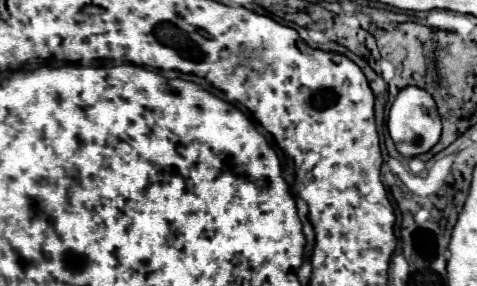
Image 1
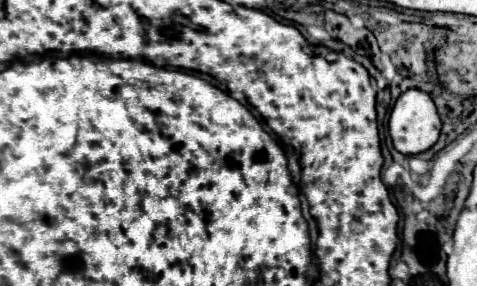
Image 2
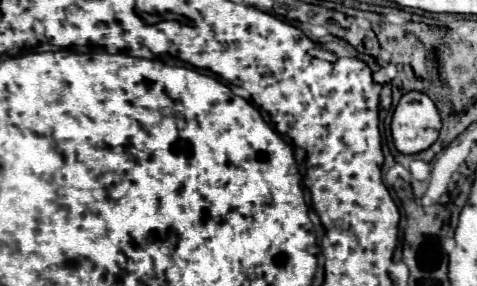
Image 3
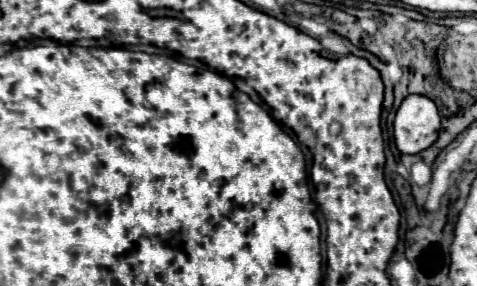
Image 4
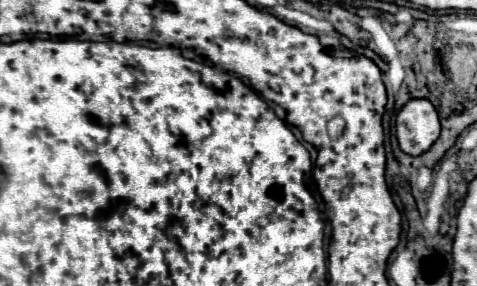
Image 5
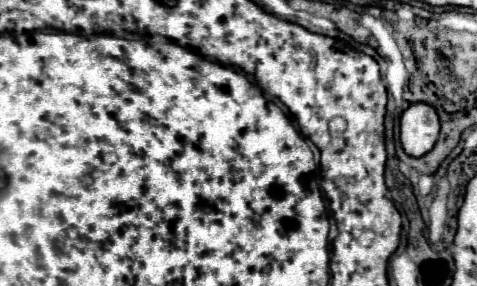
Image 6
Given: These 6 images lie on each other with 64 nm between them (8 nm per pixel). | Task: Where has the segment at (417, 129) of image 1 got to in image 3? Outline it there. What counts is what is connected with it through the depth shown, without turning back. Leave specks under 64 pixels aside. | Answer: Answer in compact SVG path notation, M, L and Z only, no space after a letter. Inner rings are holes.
M422 92L402 96L392 118L394 146L402 154L418 154L438 140L440 114L434 102Z

